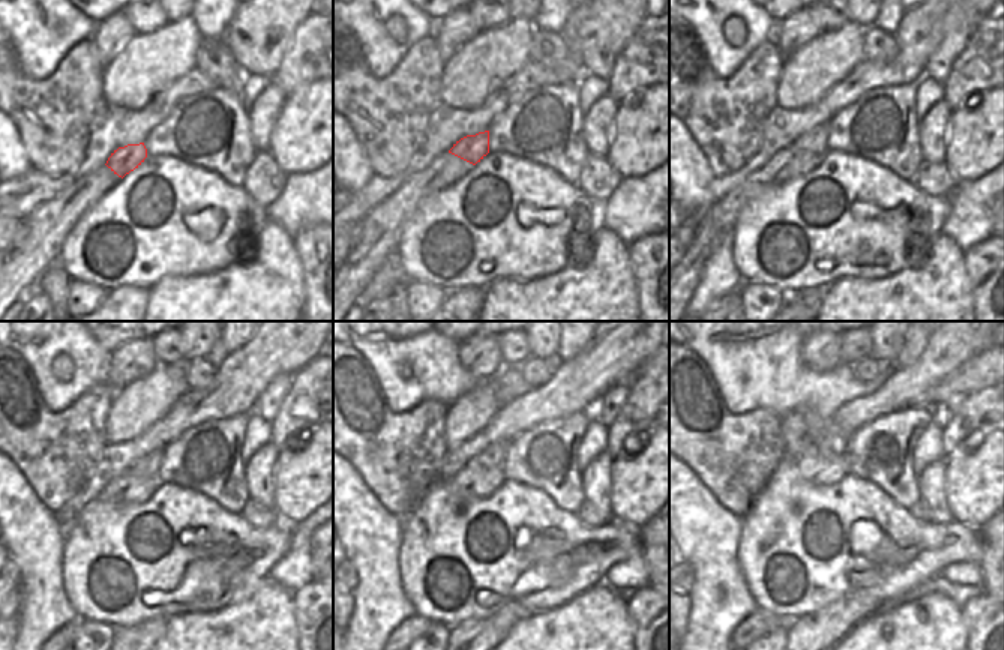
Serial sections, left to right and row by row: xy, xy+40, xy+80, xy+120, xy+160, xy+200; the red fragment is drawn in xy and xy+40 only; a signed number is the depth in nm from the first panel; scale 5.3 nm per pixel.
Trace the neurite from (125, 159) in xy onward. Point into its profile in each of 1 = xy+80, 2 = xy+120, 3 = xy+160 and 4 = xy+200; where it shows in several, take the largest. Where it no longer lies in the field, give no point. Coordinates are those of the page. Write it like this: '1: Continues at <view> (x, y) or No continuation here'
1: Continues at xy+80 (815, 140)
2: Continues at xy+120 (147, 466)
3: Continues at xy+160 (492, 458)
4: Continues at xy+200 (833, 454)

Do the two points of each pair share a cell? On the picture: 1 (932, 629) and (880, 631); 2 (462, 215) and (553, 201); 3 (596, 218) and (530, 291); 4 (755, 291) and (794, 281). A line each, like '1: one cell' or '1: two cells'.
1: one cell
2: one cell
3: two cells
4: two cells

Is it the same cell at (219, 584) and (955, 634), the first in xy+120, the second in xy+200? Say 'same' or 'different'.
different

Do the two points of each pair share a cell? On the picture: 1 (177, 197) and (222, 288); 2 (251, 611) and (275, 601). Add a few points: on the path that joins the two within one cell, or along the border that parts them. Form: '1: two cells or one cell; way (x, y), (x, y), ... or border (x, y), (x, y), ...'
1: two cells; border (249, 263), (230, 263), (213, 272), (180, 276)
2: one cell; way (257, 610), (269, 607)

